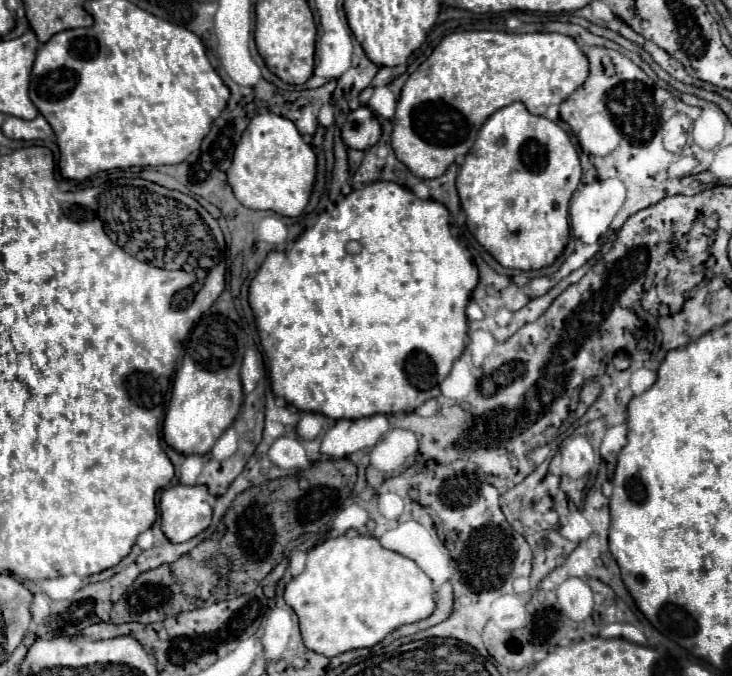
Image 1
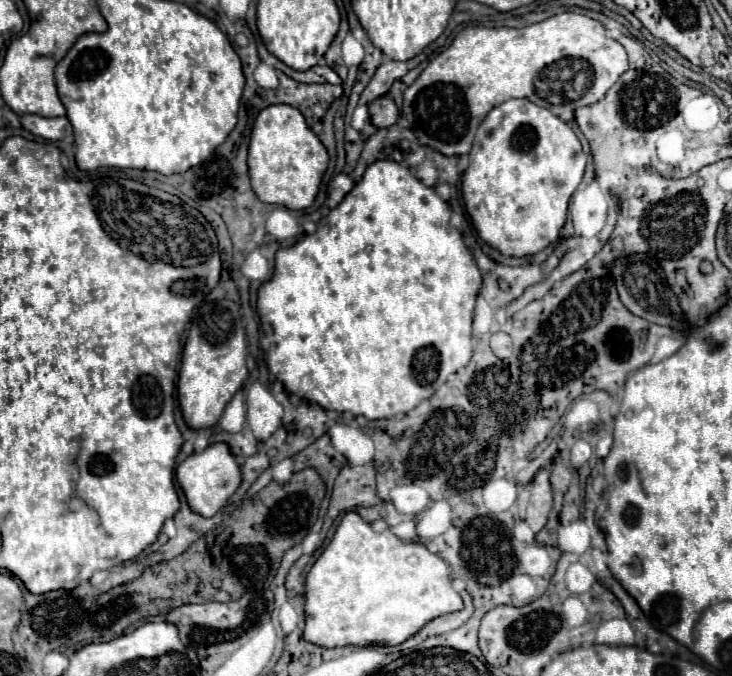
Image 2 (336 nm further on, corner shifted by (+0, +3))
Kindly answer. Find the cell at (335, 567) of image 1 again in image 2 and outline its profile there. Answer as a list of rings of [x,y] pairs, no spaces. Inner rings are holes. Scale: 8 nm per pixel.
[[[350,511],[342,517],[330,545],[322,551],[322,555],[316,559],[316,563],[310,567],[308,575],[306,575],[306,597],[308,597],[308,603],[304,607],[306,613],[306,627],[304,627],[304,639],[314,643],[314,645],[320,645],[320,647],[346,647],[346,645],[360,645],[360,647],[366,647],[366,645],[374,645],[374,643],[380,643],[380,645],[400,645],[402,641],[406,641],[408,637],[416,635],[428,621],[440,617],[440,615],[446,615],[446,613],[452,613],[452,611],[458,611],[462,609],[462,597],[452,589],[452,571],[448,567],[448,563],[430,553],[422,543],[402,543],[390,529],[382,531],[382,533],[374,533],[370,523],[366,523],[358,513]]]

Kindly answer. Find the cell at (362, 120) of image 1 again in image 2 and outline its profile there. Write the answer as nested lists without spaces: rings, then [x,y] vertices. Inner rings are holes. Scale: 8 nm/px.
[[[384,95],[384,97],[378,97],[374,99],[370,105],[368,105],[368,111],[370,111],[370,121],[374,127],[382,129],[382,127],[390,127],[396,123],[398,119],[398,107],[396,103]]]

